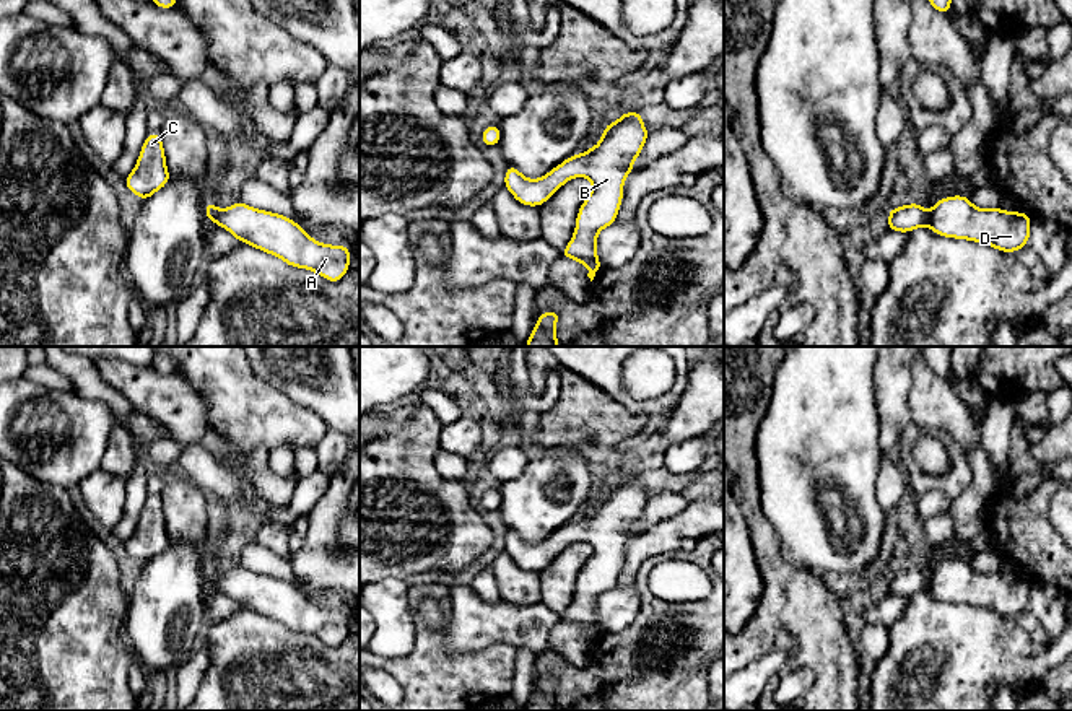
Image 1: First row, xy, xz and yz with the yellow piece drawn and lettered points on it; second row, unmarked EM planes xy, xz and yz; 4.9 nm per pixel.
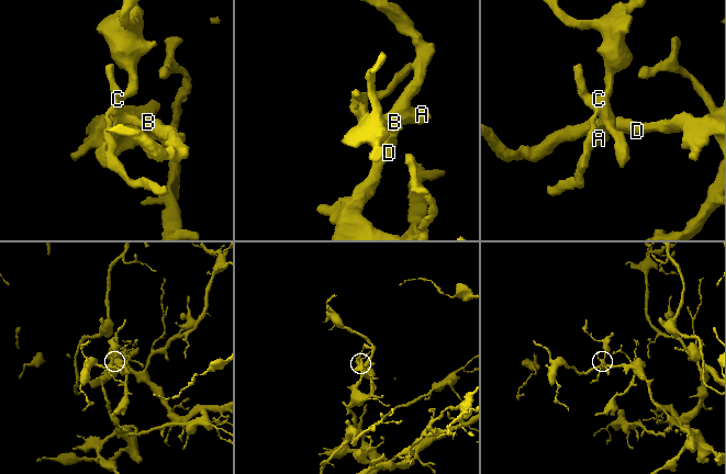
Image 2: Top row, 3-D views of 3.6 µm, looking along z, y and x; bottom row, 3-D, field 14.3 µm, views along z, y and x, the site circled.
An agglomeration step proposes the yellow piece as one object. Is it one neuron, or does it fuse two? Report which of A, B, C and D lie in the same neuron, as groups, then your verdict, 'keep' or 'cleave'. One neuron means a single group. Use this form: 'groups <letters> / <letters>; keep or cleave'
groups A B C D; keep

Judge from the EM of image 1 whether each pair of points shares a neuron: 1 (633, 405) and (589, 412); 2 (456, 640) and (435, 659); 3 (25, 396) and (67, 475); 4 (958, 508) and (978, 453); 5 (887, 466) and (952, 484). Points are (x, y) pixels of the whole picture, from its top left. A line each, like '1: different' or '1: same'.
1: different
2: different
3: same
4: same
5: different

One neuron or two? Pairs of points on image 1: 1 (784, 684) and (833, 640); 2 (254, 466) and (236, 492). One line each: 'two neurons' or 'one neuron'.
1: two neurons
2: two neurons

